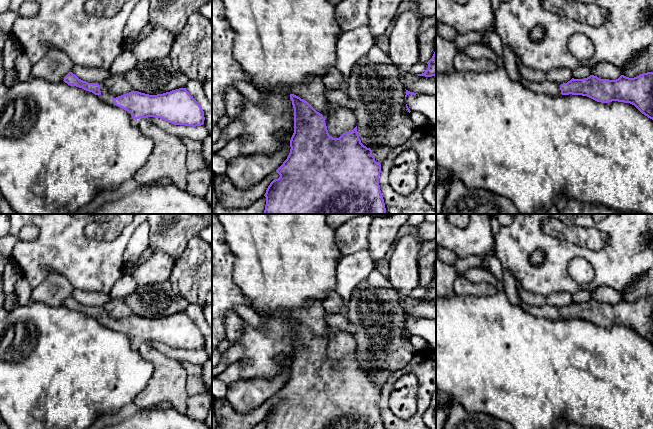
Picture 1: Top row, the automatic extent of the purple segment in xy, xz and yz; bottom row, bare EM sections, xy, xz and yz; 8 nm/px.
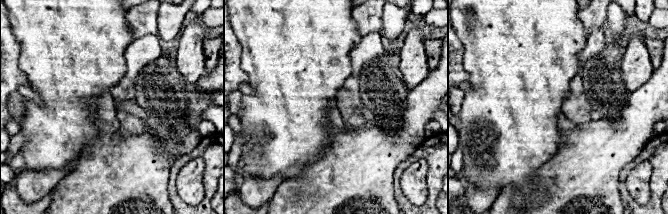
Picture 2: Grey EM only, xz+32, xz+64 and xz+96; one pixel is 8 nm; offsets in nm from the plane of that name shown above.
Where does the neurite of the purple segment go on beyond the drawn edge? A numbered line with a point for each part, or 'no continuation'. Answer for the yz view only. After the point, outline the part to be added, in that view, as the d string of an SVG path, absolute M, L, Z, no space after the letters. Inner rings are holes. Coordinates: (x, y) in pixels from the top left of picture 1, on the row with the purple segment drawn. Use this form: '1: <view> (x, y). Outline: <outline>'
1: yz (546, 87). Outline: M523 79L521 83L527 89L532 90L536 93L546 94L551 97L562 95L560 86L555 83L550 82L547 79L541 83L536 83L536 82Z

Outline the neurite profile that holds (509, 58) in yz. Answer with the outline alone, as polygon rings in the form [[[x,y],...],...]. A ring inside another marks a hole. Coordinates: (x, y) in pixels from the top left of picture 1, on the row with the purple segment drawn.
[[[503,45],[503,62],[509,78],[513,81],[521,82],[523,77],[517,69],[517,57],[515,53],[506,45]]]

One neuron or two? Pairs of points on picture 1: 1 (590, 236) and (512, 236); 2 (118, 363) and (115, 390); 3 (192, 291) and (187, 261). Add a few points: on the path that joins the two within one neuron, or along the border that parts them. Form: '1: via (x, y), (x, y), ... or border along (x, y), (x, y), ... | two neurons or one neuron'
1: border along (580, 226), (593, 226), (599, 232) | two neurons
2: via (117, 370), (117, 383) | one neuron
3: via (192, 284), (192, 268) | one neuron

